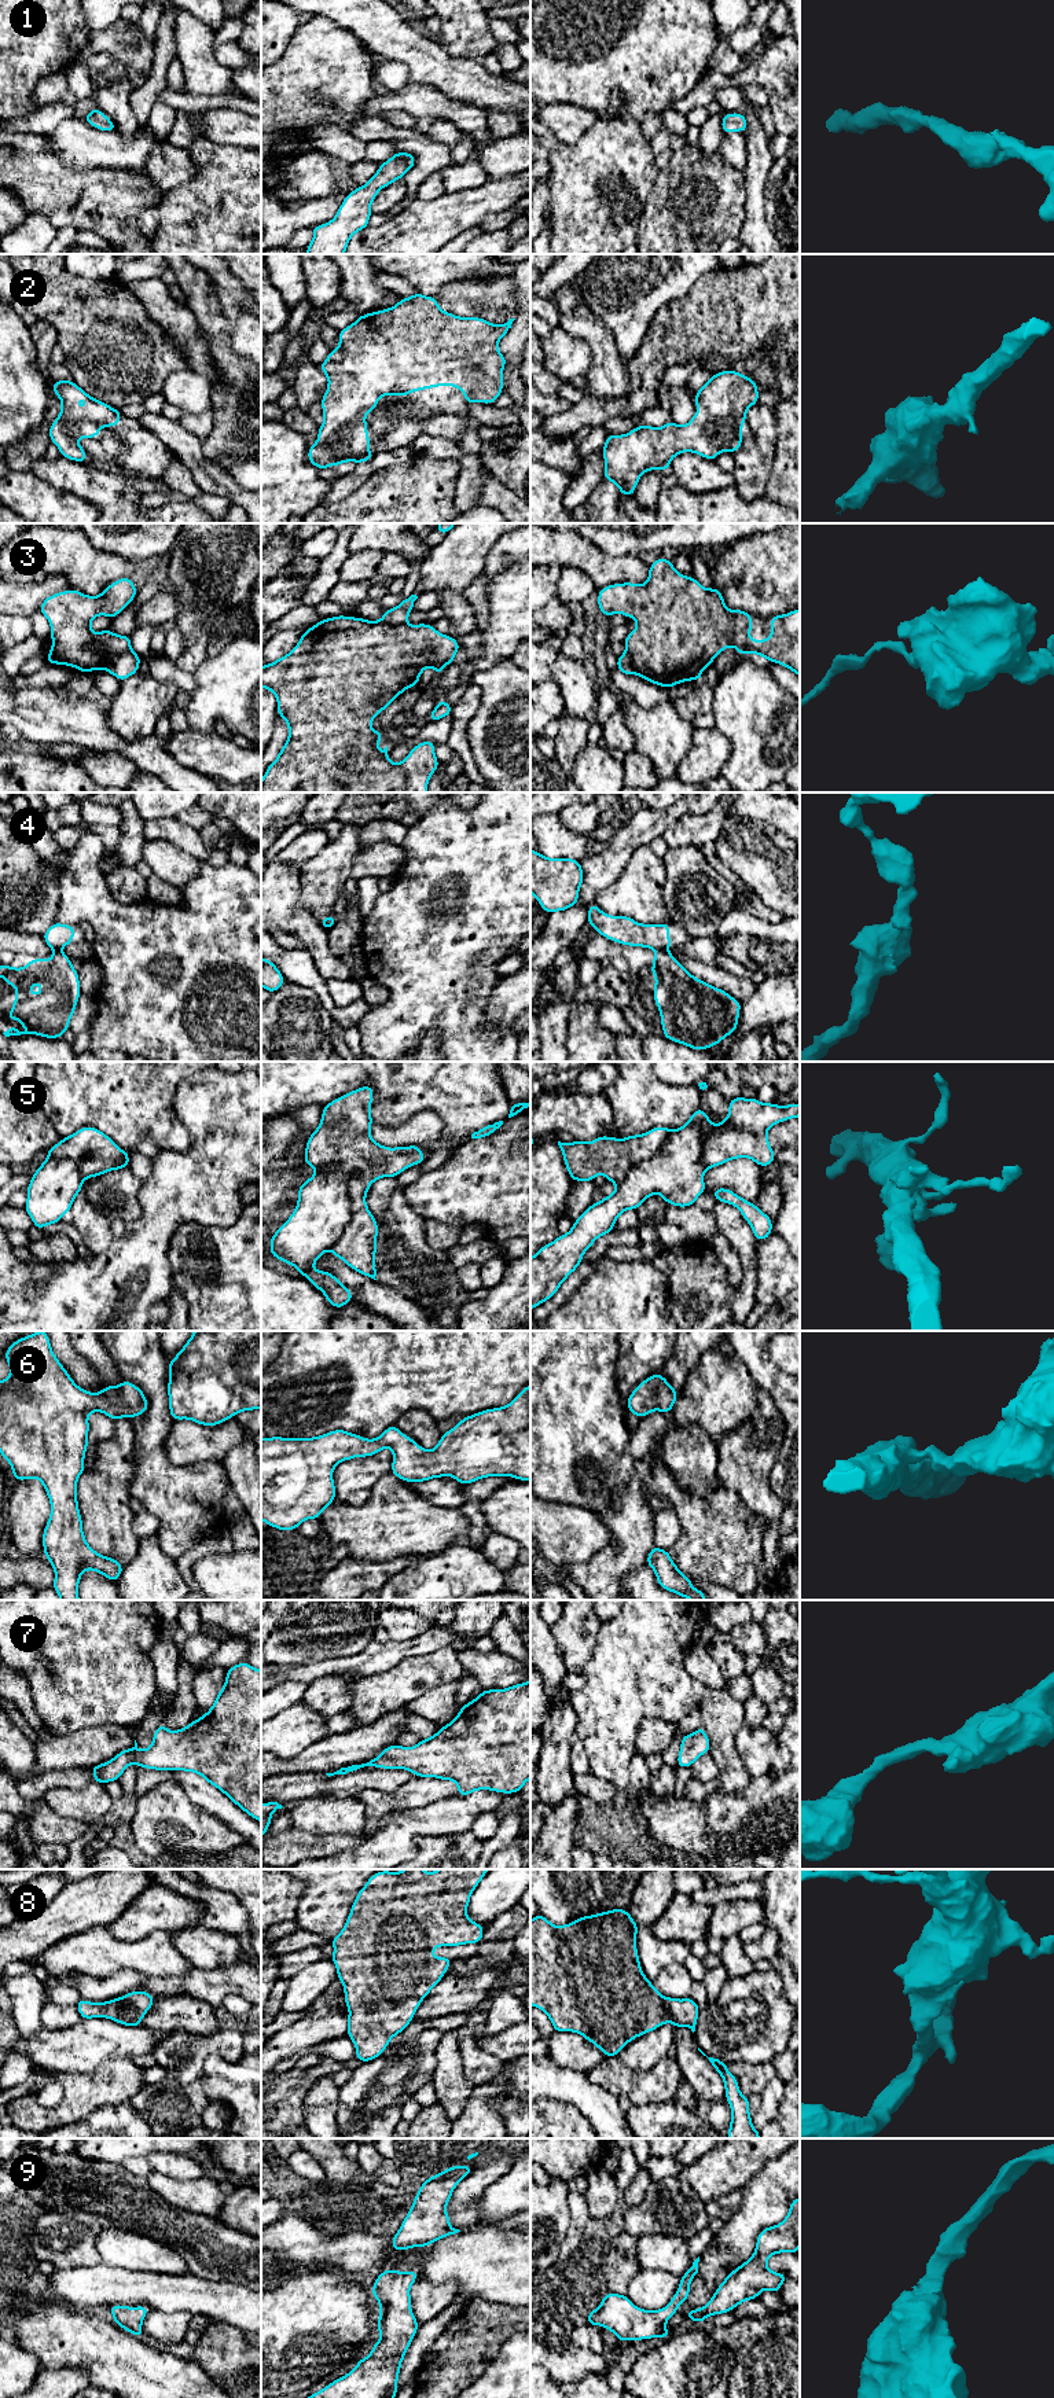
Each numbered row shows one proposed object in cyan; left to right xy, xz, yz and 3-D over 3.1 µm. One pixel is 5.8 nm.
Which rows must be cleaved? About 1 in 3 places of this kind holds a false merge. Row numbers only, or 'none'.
3, 4, 5

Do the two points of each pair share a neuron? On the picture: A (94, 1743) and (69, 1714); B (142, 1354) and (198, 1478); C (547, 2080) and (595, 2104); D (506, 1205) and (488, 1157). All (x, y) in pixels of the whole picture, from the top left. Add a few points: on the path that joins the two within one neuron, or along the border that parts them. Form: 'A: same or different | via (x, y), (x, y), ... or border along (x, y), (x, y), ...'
A: different | border along (113, 1722), (51, 1736)
B: same | via (155, 1390), (155, 1456), (162, 1463)
C: same | via (559, 2084), (569, 2085), (583, 2095)
D: same | via (506, 1192), (506, 1184), (491, 1169)

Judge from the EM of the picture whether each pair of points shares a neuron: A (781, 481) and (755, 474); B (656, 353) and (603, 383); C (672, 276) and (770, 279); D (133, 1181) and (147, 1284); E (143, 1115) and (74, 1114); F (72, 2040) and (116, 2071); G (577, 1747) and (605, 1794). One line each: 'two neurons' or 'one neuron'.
A: two neurons
B: two neurons
C: two neurons
D: two neurons
E: one neuron
F: two neurons
G: one neuron

